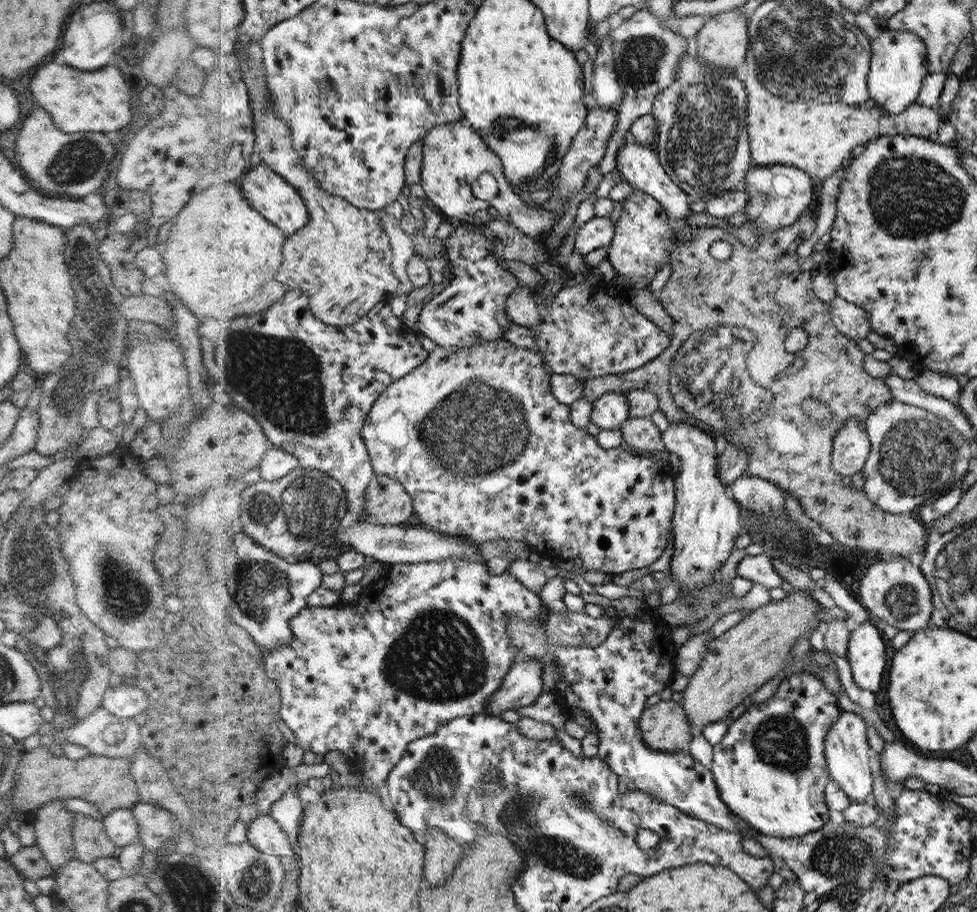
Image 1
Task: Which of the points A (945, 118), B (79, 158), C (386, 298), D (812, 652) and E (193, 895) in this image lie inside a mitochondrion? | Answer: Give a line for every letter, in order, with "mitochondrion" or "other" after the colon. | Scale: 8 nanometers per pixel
A: other
B: mitochondrion
C: other
D: other
E: mitochondrion

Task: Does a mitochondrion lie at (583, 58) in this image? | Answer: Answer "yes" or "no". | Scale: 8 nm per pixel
no

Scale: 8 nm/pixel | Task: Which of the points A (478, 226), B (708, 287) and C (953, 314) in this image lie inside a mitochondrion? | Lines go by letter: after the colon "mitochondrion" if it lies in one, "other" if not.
A: other
B: other
C: other

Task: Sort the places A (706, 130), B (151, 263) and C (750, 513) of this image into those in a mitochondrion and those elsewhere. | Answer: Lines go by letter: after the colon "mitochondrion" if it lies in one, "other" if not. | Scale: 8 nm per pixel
A: mitochondrion
B: other
C: other

